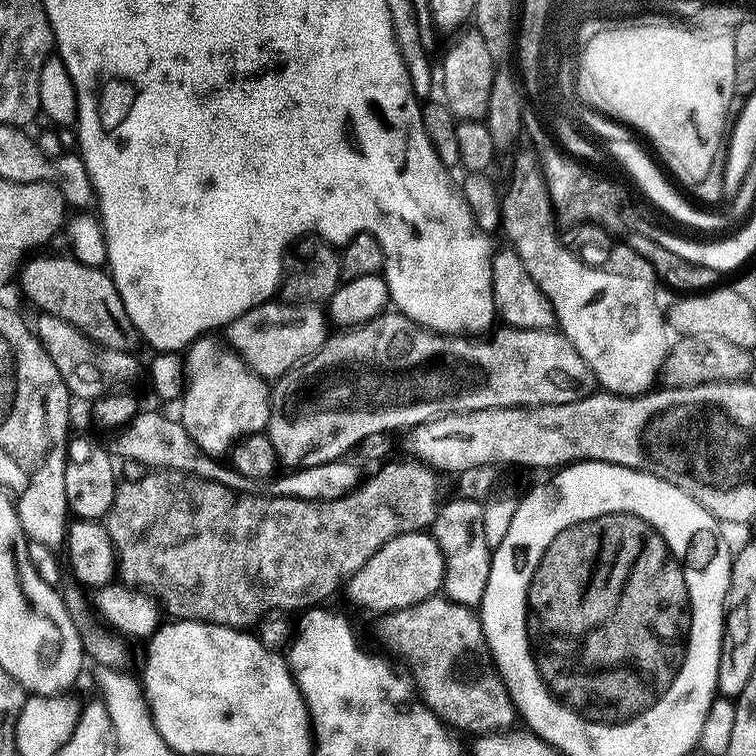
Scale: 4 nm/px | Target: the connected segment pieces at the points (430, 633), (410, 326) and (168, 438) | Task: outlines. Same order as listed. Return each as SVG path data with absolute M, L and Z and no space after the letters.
M437 594L416 605L383 613L379 620L380 640L398 659L408 663L407 675L414 685L415 695L449 729L465 728L471 734L487 734L513 727L512 719L515 721L518 713L508 696L508 688L500 677L500 671L492 661L492 651L488 649L484 628L480 624L479 615L473 609L456 604L443 594Z
M395 310L385 311L372 320L367 320L358 328L337 331L329 335L323 346L313 356L307 357L303 362L285 372L271 385L270 395L272 405L270 406L270 418L266 435L268 441L274 446L279 463L284 464L285 469L295 470L318 466L322 463L330 463L332 460L339 460L347 457L348 451L360 446L370 434L392 434L395 428L411 430L416 424L425 424L436 416L445 416L447 412L473 412L474 410L490 410L491 408L533 408L539 404L565 404L566 402L578 402L582 398L592 395L597 387L596 376L590 370L586 358L574 350L574 346L564 337L559 330L548 329L518 329L509 326L500 326L495 329L496 337L493 340L488 338L467 338L465 335L441 336L429 332L421 324L415 324L409 316L402 315Z
M137 411L130 423L119 433L114 452L117 457L125 456L136 464L145 464L148 470L167 470L169 472L189 472L203 480L213 480L226 486L232 492L239 492L241 488L252 488L252 496L260 495L260 484L252 484L252 478L246 478L241 472L217 457L208 455L190 438L190 434L180 423L179 419L163 416L160 412Z

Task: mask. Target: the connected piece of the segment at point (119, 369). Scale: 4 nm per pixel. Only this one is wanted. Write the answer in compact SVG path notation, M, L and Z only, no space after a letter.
M37 315L34 334L39 338L40 345L46 350L50 362L58 366L58 374L66 382L69 393L80 400L95 402L101 396L111 393L119 384L128 384L140 372L140 364L132 352L119 352L104 348L94 343L86 334L82 334L70 322L53 316Z

